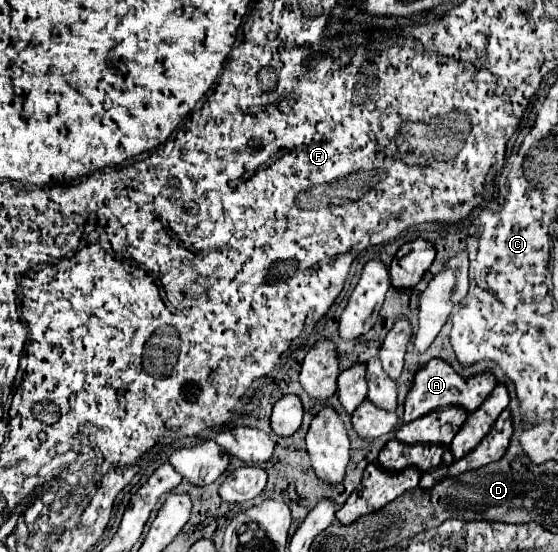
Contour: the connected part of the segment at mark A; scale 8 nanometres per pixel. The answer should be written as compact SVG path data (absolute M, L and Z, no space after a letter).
M435 358L431 362L427 362L417 374L415 374L415 380L413 380L413 386L407 394L407 400L405 400L405 414L403 414L403 422L411 422L411 420L417 420L421 416L425 416L427 412L433 412L433 410L439 410L439 408L445 408L445 406L457 406L457 408L463 408L467 412L473 412L477 410L483 400L491 394L491 390L495 388L495 378L491 372L485 372L481 376L473 376L473 378L461 378L447 362Z

